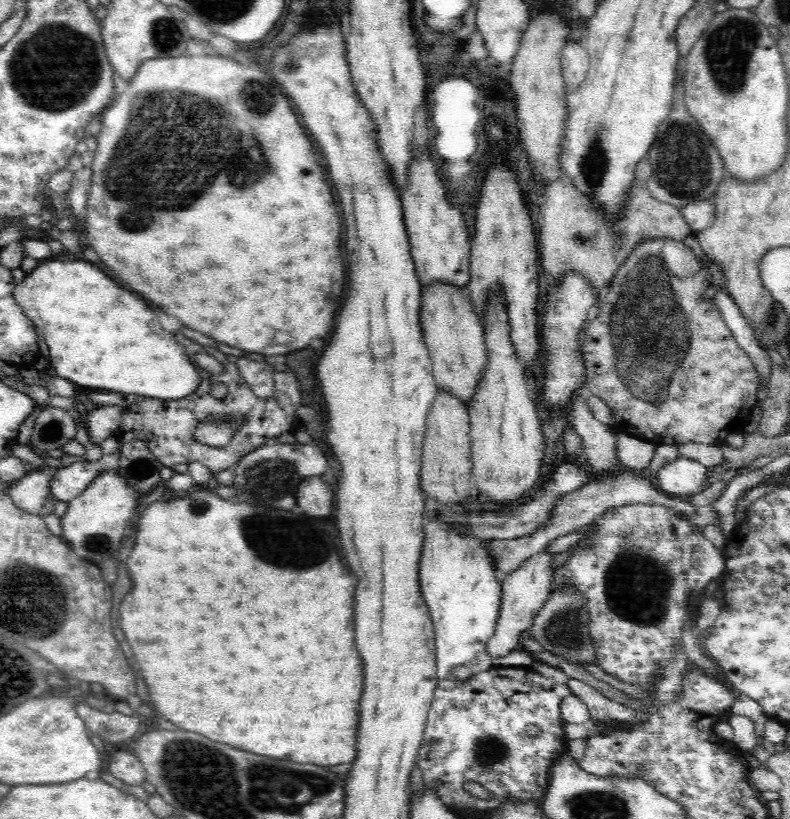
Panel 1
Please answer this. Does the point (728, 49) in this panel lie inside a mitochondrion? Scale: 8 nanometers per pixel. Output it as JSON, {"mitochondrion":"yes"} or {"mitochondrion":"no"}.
{"mitochondrion":"yes"}

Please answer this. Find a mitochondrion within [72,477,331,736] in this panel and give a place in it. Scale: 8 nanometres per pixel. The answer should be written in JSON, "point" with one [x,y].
{"point":[251,530]}

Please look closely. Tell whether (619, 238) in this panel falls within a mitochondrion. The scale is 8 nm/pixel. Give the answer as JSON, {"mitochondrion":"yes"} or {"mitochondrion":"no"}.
{"mitochondrion":"yes"}

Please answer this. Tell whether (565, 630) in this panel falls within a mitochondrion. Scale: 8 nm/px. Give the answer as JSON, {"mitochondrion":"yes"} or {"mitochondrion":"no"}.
{"mitochondrion":"yes"}

